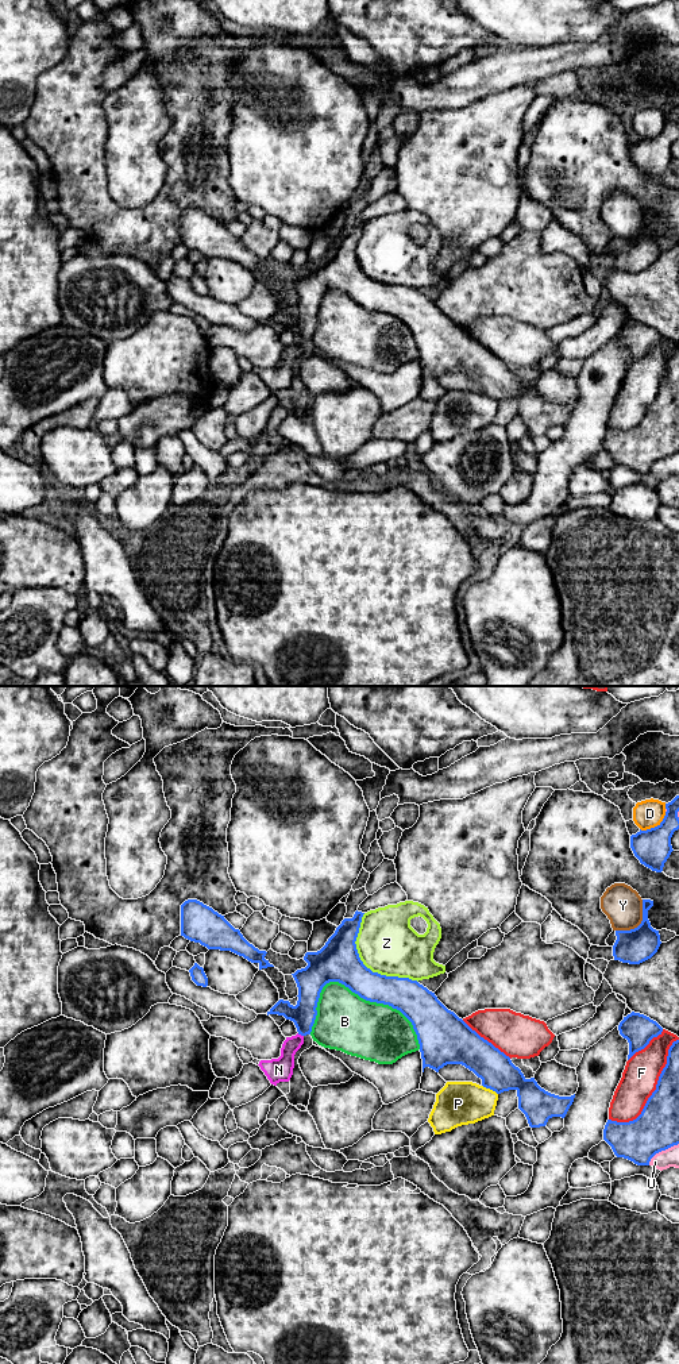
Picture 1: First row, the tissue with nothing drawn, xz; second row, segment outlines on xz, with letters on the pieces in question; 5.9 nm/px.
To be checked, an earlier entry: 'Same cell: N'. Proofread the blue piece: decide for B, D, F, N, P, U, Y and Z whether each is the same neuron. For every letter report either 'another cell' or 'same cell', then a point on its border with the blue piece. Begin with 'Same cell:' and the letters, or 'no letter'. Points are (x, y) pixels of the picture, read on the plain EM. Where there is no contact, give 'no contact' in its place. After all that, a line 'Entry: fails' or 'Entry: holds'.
Same cell: N
B: another cell; meets blue in xz at (379, 311)
D: another cell; meets blue in xz at (655, 135)
F: another cell; meets blue in xz at (654, 400)
N: same cell; meets blue in xz at (300, 342)
P: another cell; meets blue in xz at (490, 397)
U: another cell; meets blue in xz at (662, 458)
Y: another cell; meets blue in xz at (640, 232)
Z: another cell; meets blue in xz at (365, 274)
Entry: holds

